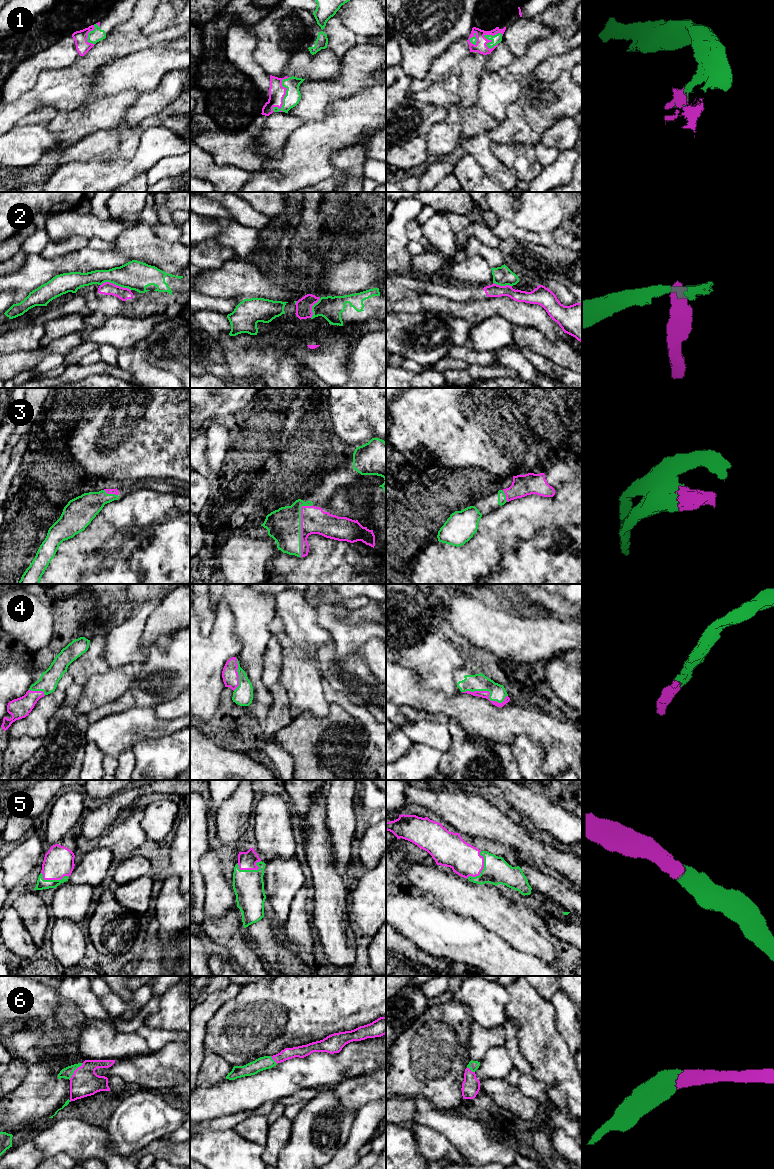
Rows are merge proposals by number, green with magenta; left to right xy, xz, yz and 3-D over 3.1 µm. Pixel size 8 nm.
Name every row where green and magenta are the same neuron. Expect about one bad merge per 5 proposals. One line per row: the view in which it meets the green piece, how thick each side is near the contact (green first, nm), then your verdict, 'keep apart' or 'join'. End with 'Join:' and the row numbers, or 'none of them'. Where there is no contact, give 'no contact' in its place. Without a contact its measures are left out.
1: xz | 120/130 nm | join
2: xy | 240/110 nm | keep apart
3: xz | 280/220 nm | join
4: yz | 140/60 nm | join
5: yz | 220/260 nm | join
6: xy | 90/220 nm | join
Join: 1, 3, 4, 5, 6

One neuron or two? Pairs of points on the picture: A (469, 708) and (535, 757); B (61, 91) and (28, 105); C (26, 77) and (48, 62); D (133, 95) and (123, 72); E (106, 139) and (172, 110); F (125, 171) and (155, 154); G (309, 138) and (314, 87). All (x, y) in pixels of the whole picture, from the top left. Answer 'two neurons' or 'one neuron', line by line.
A: two neurons
B: one neuron
C: one neuron
D: two neurons
E: one neuron
F: one neuron
G: two neurons

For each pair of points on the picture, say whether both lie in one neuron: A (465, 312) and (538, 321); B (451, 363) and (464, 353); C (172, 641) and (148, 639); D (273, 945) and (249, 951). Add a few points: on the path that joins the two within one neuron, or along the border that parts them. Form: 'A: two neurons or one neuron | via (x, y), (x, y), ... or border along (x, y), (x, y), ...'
A: one neuron | via (483, 309), (510, 309), (520, 314)
B: two neurons | border along (447, 355), (461, 359), (468, 365)
C: two neurons | border along (176, 629), (161, 634), (147, 652)
D: two neurons | border along (245, 928), (245, 934), (263, 960)

